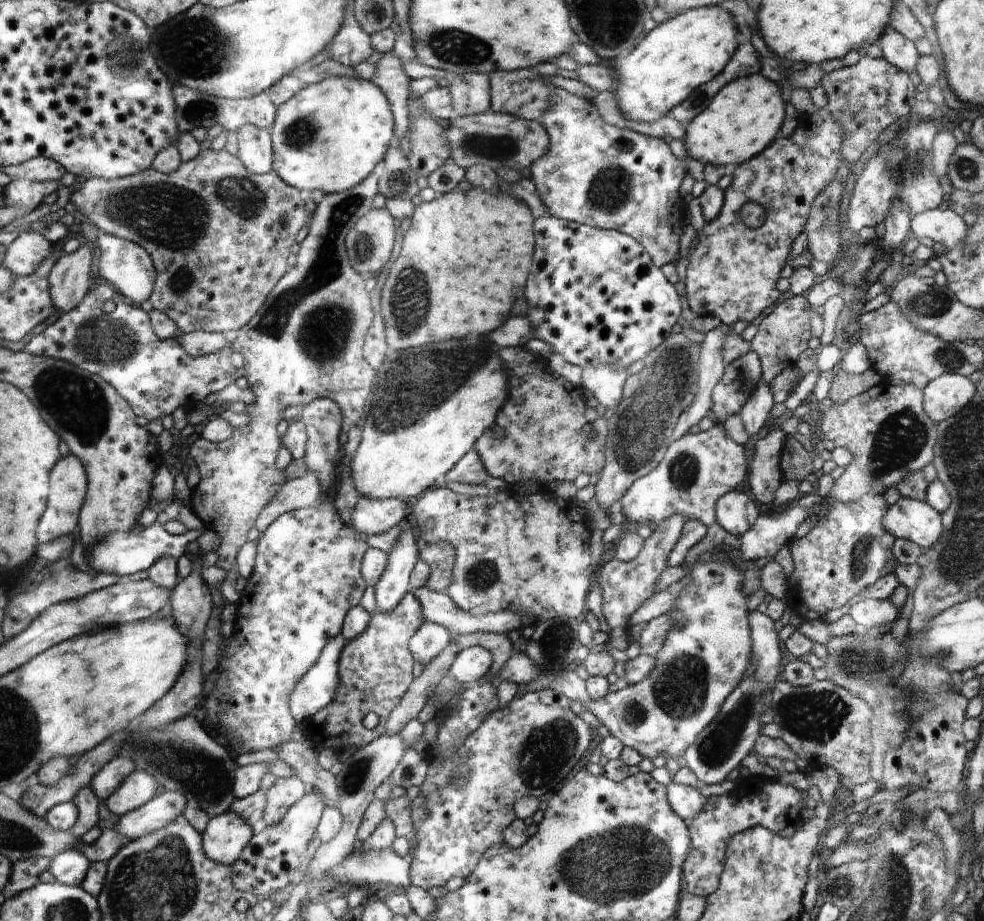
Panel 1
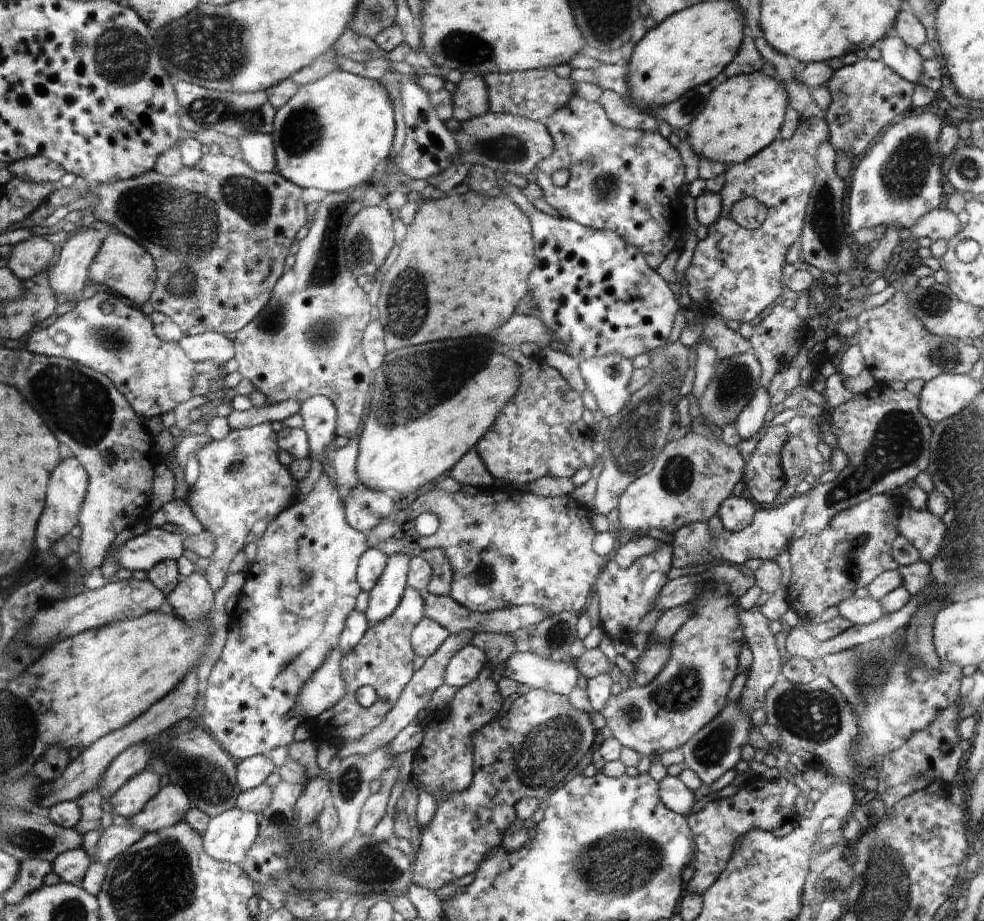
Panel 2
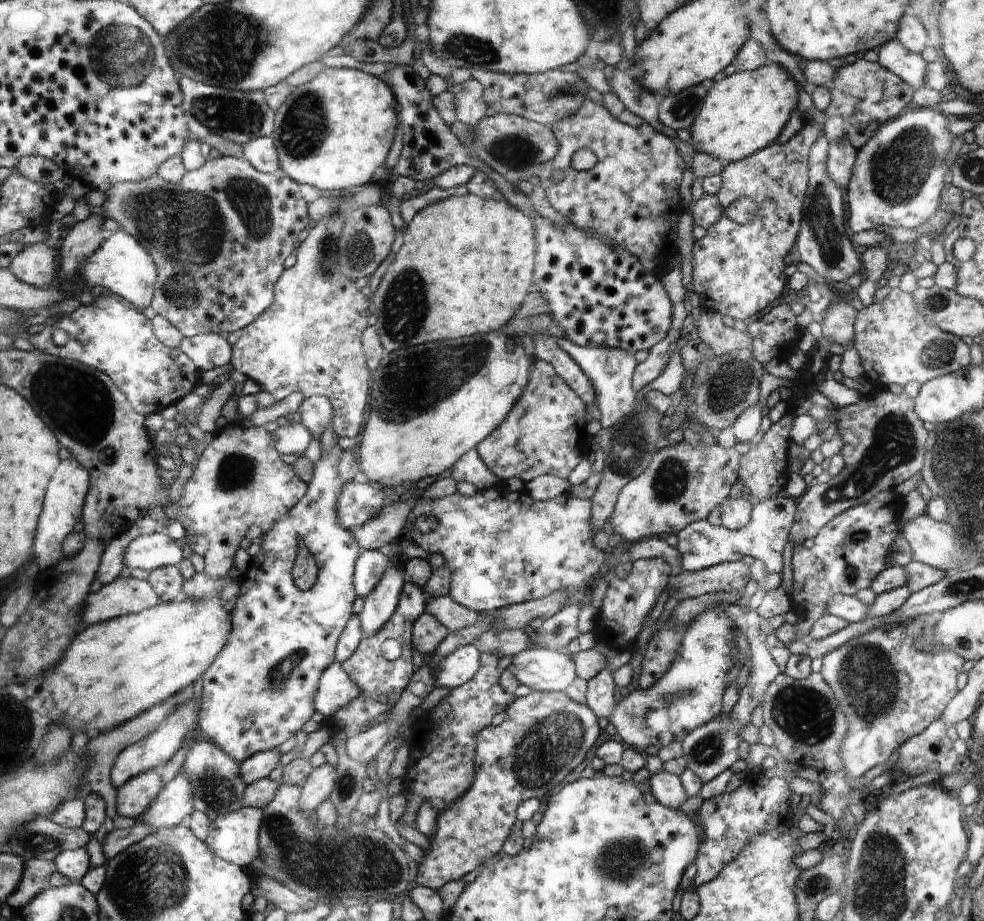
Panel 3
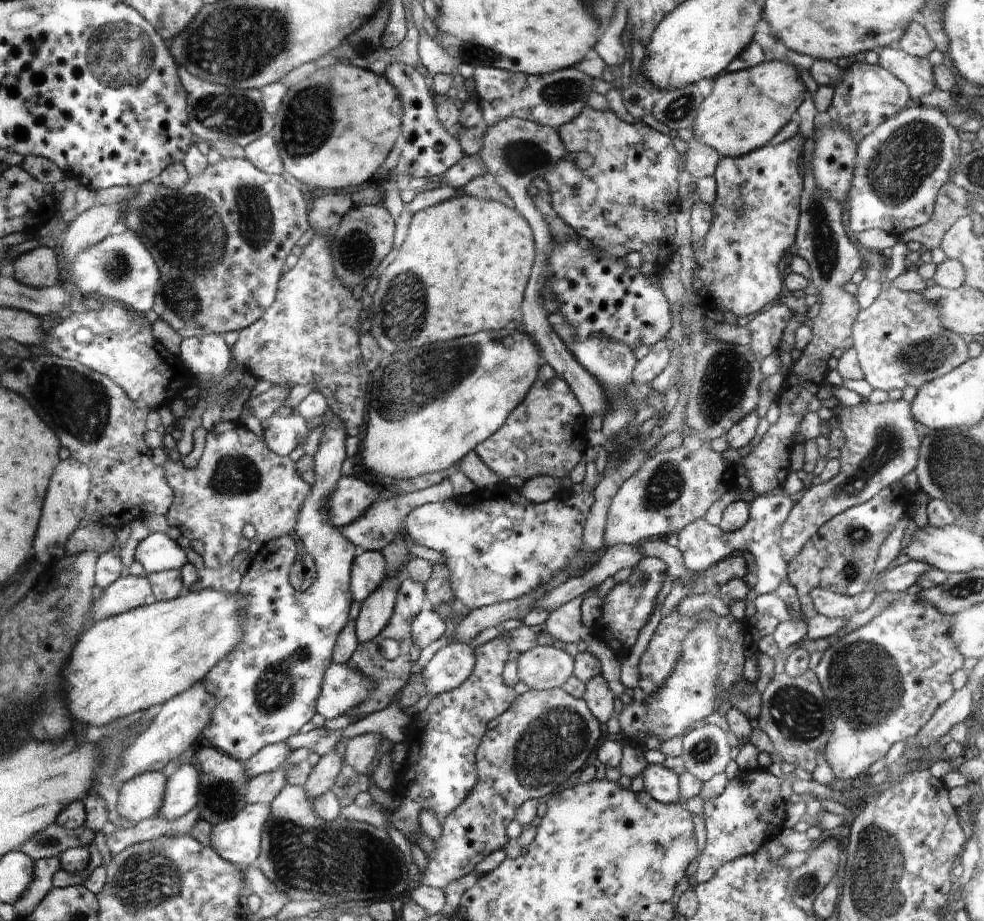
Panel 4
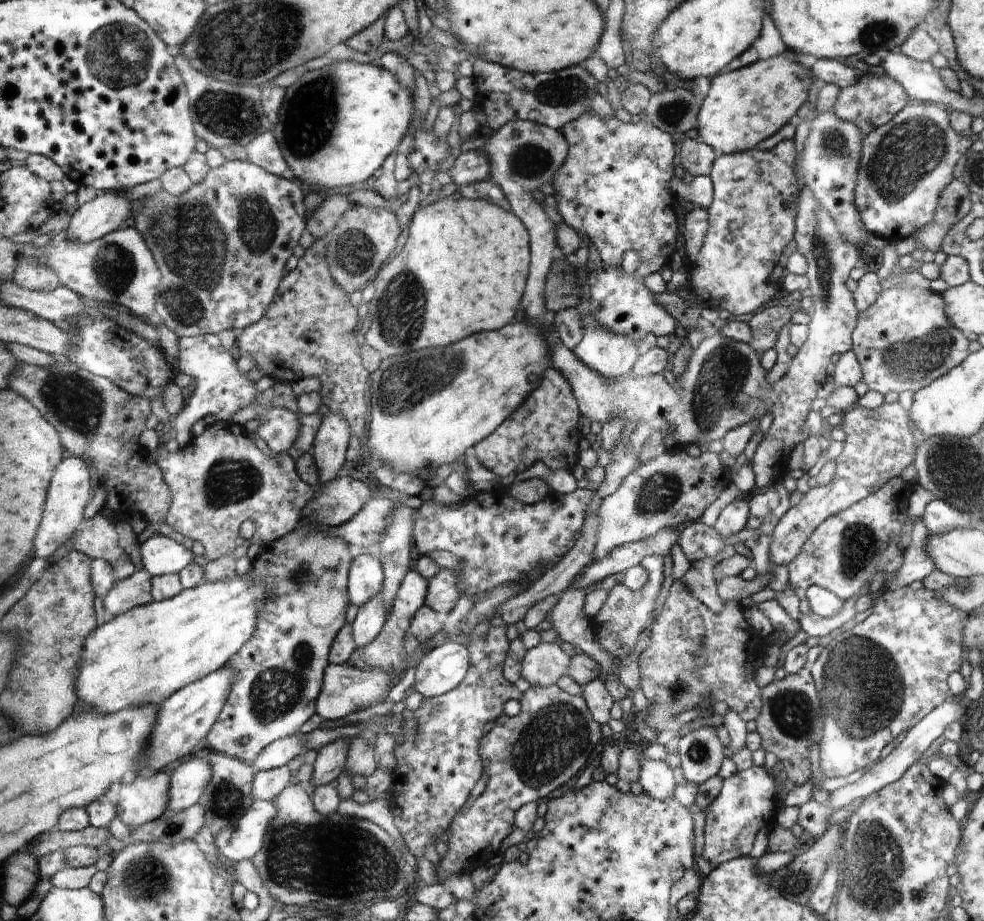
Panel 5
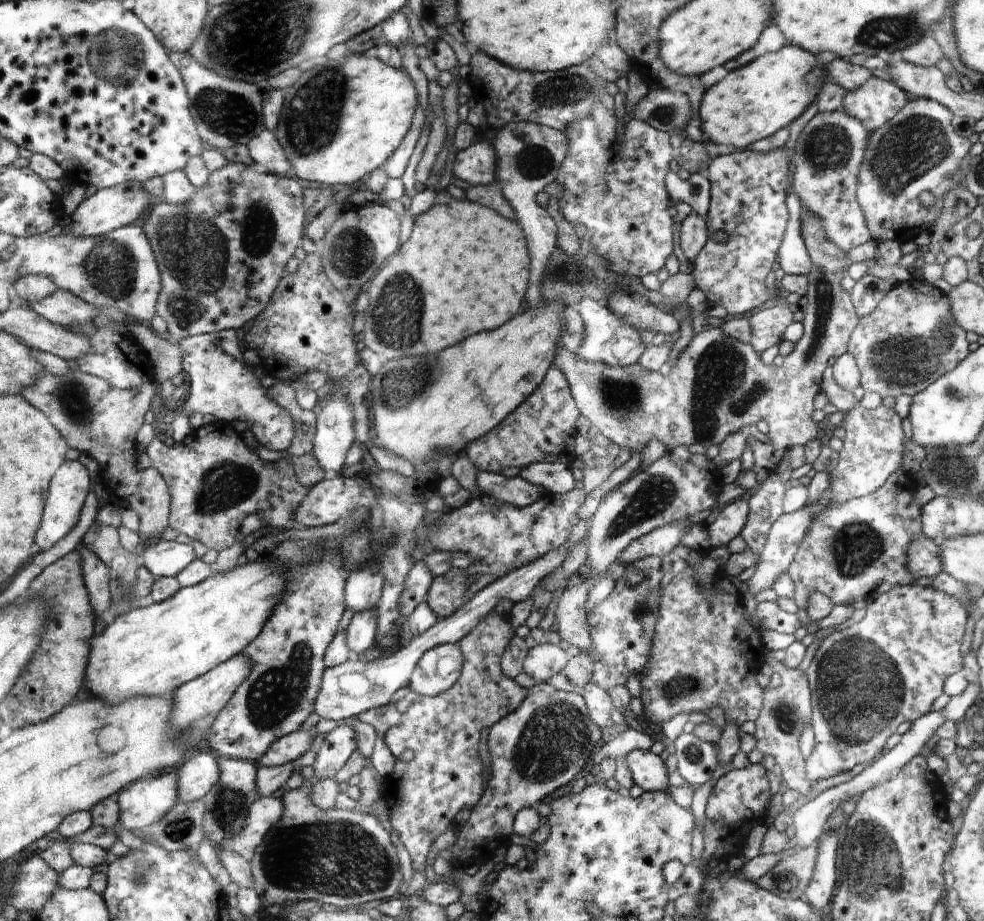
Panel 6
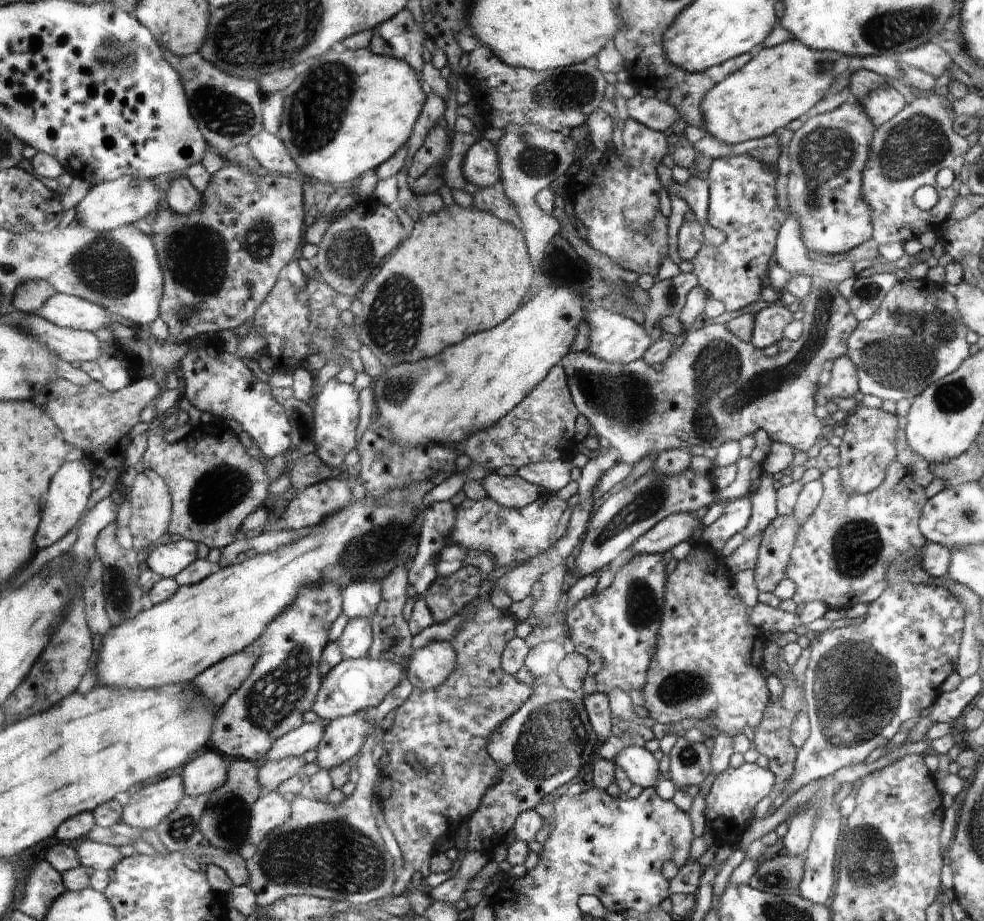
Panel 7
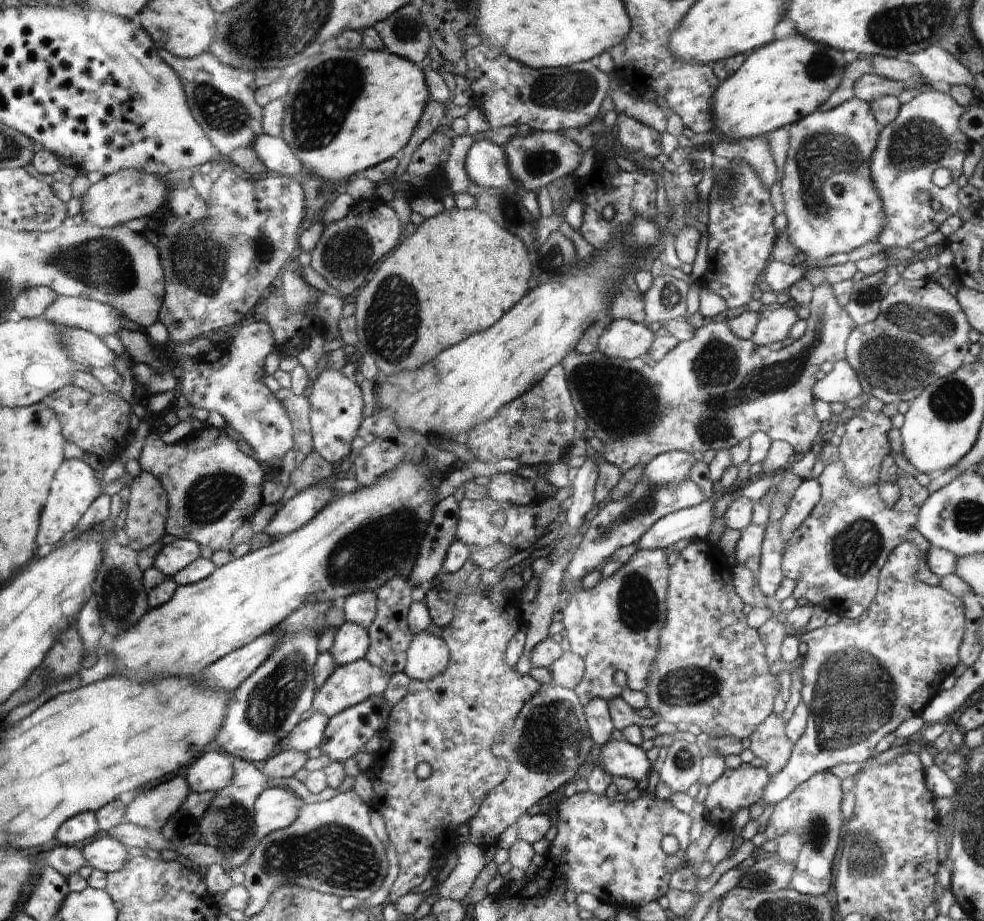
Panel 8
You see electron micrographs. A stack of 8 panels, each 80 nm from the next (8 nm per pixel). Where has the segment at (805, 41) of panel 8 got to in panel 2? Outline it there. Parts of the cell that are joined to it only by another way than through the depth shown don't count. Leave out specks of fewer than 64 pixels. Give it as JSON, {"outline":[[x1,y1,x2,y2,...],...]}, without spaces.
{"outline":[[760,70,750,74,734,75,711,90,704,110,687,128,686,141,691,144,700,159,718,161,727,166,747,161,779,136,788,105,789,96,784,82,772,72,767,75]]}

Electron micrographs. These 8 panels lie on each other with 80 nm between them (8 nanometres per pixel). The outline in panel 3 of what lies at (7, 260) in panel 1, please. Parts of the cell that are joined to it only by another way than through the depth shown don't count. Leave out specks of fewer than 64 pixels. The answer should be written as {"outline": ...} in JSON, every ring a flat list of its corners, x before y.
{"outline":[[45,243,24,246,12,260,9,270,29,286,37,288,50,287,56,268,56,249]]}

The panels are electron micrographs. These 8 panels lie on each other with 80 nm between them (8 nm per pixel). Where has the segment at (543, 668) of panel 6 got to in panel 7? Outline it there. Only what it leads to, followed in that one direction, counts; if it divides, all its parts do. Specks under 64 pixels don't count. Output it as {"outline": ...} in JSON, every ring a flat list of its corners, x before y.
{"outline":[[552,640,536,644,526,656,524,667,532,672,533,677,554,673,558,664,567,656,562,645]]}

